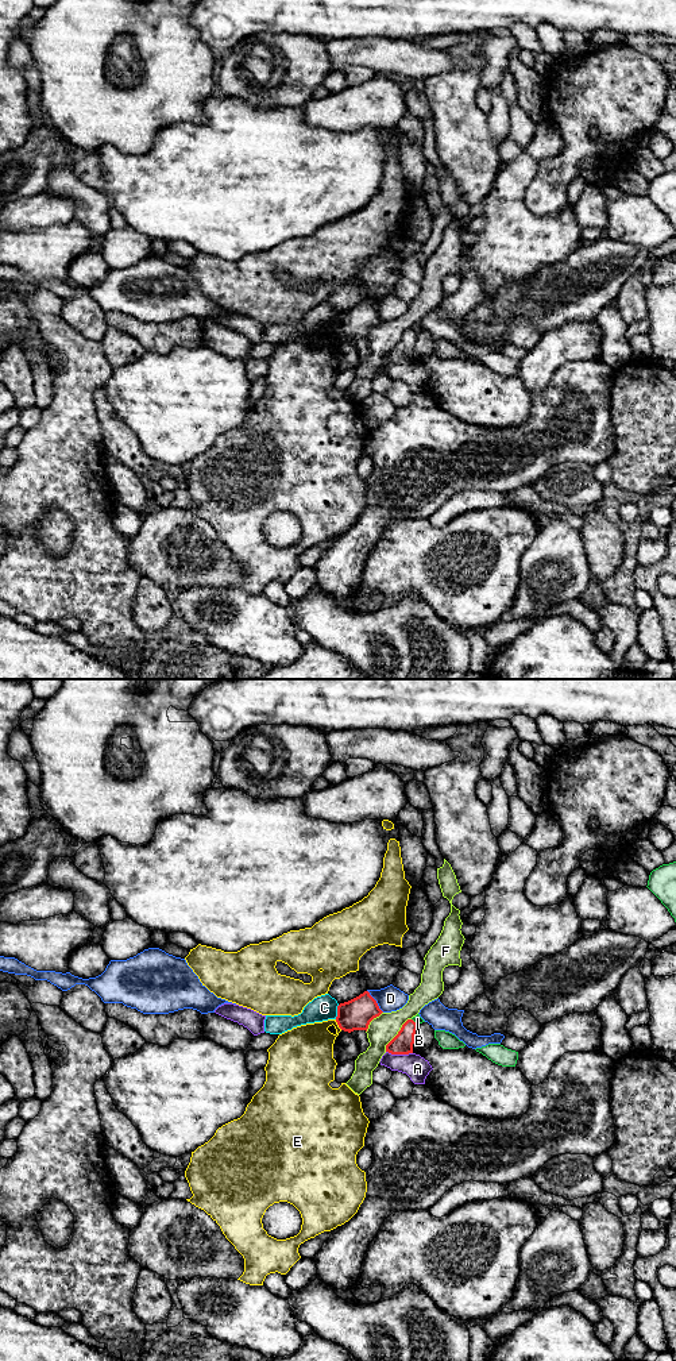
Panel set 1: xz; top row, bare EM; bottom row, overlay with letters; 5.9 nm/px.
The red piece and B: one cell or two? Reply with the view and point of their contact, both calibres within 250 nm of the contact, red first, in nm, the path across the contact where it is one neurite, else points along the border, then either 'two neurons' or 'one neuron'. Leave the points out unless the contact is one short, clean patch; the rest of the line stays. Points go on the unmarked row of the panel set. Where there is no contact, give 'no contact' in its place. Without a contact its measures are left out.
meets red in xz at (413, 330); 130 nm thick on the red side, 50 nm on the other; border along xz (412, 327), (417, 332); two neurons

